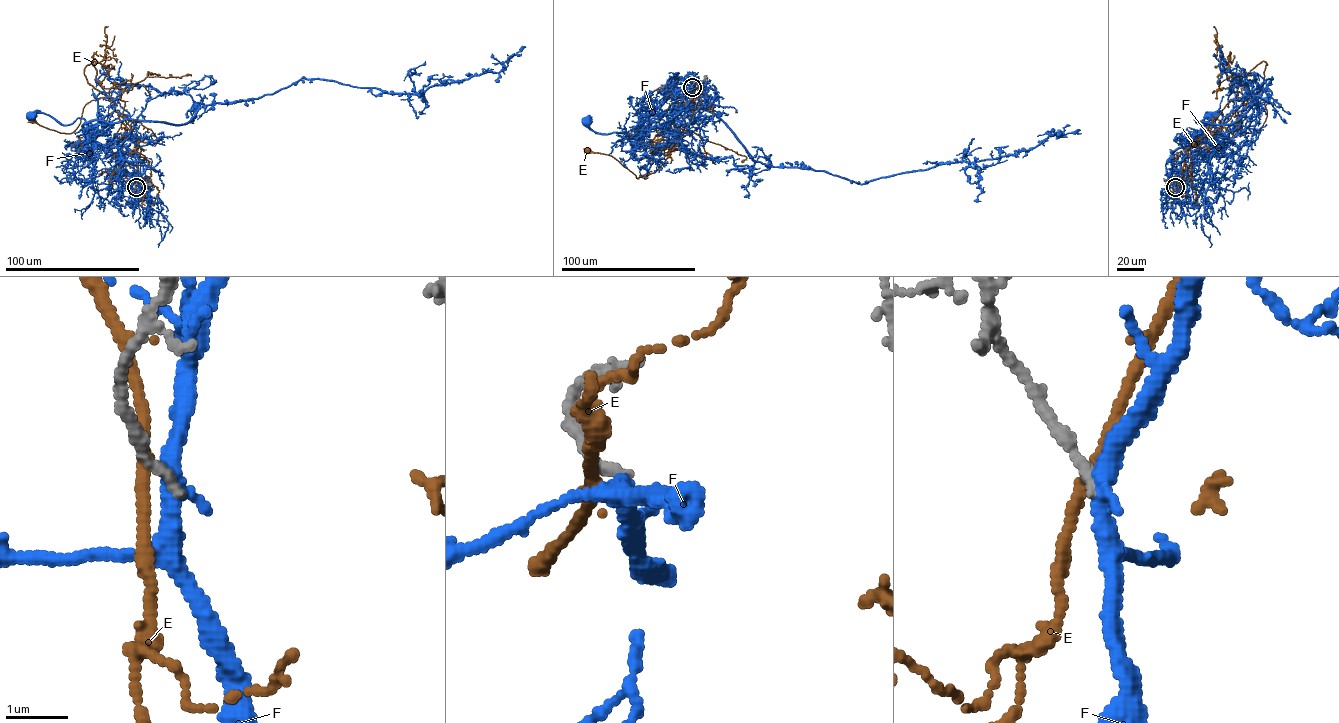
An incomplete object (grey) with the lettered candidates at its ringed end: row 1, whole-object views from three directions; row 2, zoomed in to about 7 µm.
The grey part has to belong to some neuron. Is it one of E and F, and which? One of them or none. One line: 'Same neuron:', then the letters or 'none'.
Same neuron: none

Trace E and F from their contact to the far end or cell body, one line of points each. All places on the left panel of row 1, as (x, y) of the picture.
E: (135, 187), (139, 139), (120, 120), (107, 97), (88, 102), (71, 133), (61, 133), (32, 120)
F: (136, 187), (146, 165), (124, 159), (116, 148), (89, 142), (84, 119), (61, 125), (48, 115), (30, 116)

